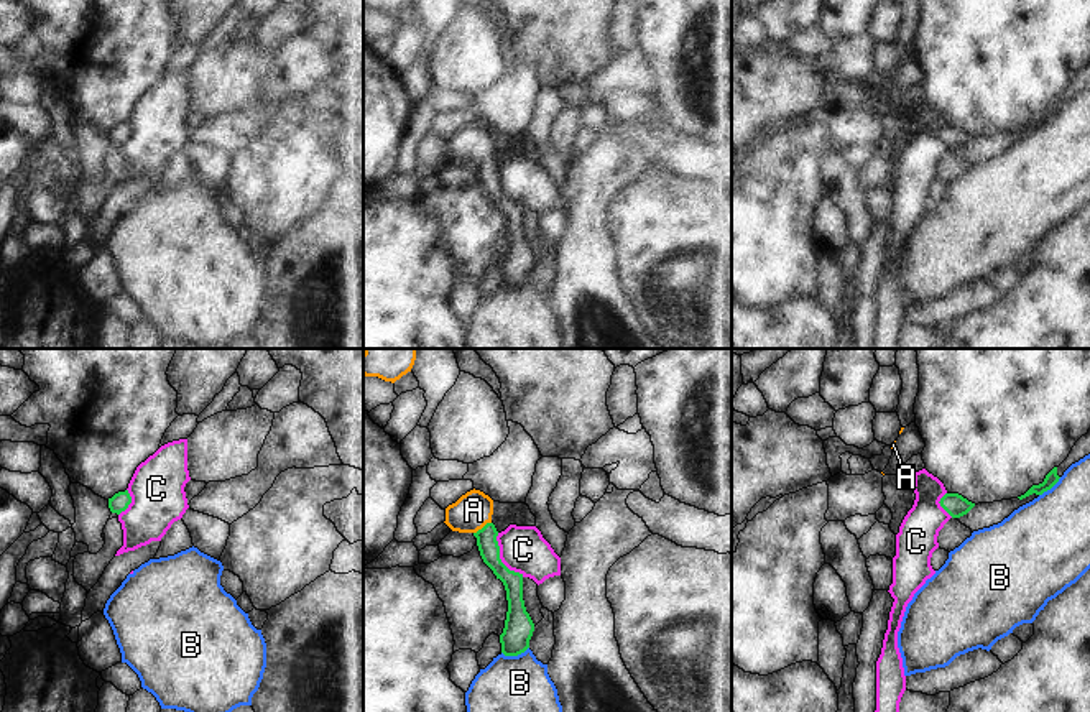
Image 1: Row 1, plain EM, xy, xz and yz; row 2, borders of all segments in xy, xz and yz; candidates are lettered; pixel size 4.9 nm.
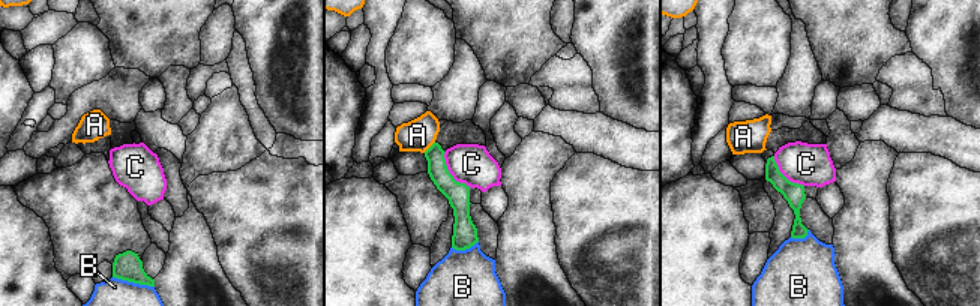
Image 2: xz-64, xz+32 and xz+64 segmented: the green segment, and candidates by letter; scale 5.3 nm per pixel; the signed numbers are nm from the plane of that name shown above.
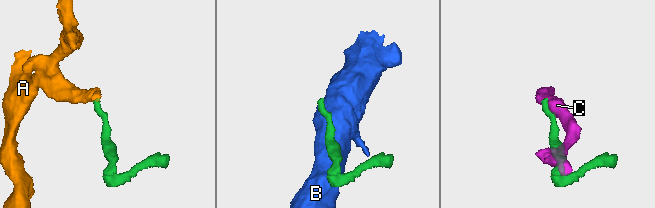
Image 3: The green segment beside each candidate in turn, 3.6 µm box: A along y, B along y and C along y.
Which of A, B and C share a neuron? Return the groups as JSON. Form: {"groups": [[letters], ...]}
{"groups": [["A"], ["B"], ["C"]]}

